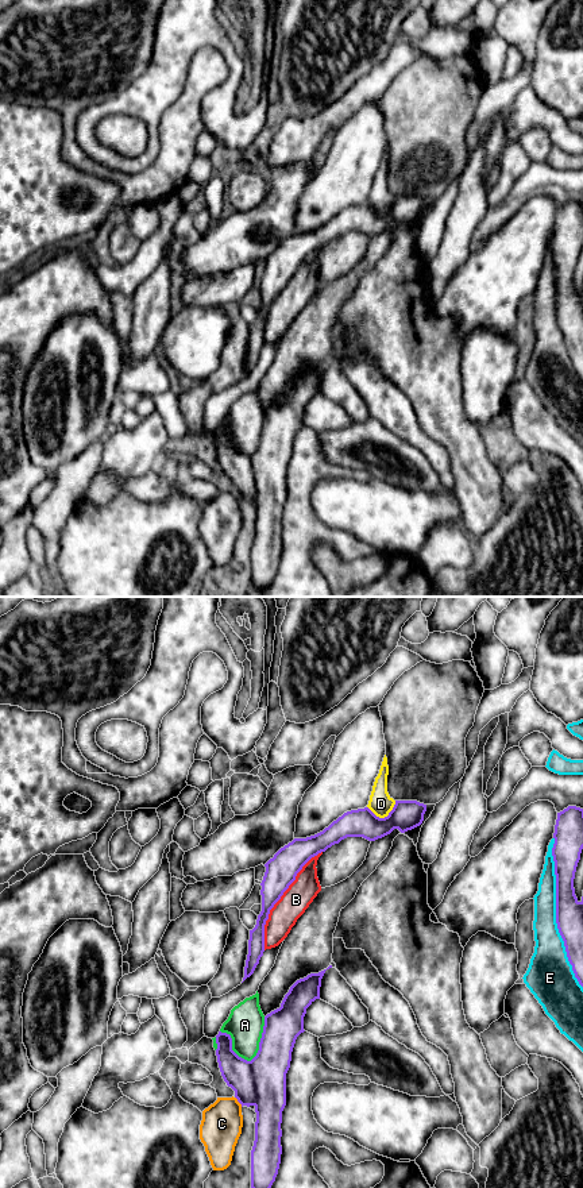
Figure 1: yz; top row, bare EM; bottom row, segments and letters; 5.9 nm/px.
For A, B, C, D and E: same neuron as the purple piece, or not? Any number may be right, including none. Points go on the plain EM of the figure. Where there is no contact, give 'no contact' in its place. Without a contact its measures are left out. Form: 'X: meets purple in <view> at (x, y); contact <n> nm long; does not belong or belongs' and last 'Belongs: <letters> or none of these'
A: meets purple in yz at (259, 439); contact 300 nm long; does not belong
B: meets purple in yz at (280, 293); contact 700 nm long; belongs
C: meets purple in yz at (238, 496); contact 80 nm long; does not belong
D: meets purple in yz at (385, 212); contact 180 nm long; does not belong
E: meets purple in yz at (556, 308); contact 900 nm long; does not belong
Belongs: B

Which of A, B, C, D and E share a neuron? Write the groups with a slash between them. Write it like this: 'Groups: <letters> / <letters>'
Groups: A / B / C / D / E

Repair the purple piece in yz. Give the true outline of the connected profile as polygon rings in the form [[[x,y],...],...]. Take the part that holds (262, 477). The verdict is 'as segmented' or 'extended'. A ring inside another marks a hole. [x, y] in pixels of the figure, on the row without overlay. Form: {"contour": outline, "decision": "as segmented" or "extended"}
{"contour": [[[327,364],[310,369],[297,375],[285,390],[281,402],[265,412],[265,421],[256,451],[247,456],[232,446],[232,433],[219,427],[216,431],[216,451],[221,471],[235,486],[235,493],[243,501],[254,501],[256,508],[255,536],[251,545],[251,583],[259,590],[270,586],[281,559],[281,518],[286,501],[286,468],[290,463],[292,447],[297,432],[304,428],[306,404],[320,394],[321,374]]], "decision": "as segmented"}

